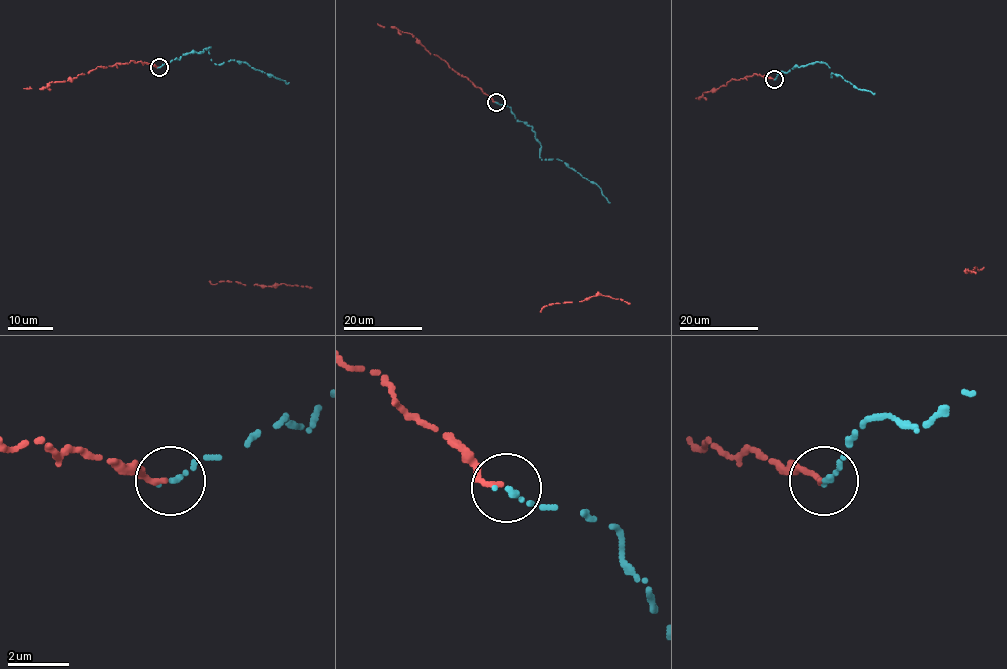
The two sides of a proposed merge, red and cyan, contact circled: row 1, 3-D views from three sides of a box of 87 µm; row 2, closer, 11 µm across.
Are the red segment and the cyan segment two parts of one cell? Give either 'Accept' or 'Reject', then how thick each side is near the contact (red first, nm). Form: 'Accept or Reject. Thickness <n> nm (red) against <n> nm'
Accept. Thickness 170 nm (red) against 180 nm

